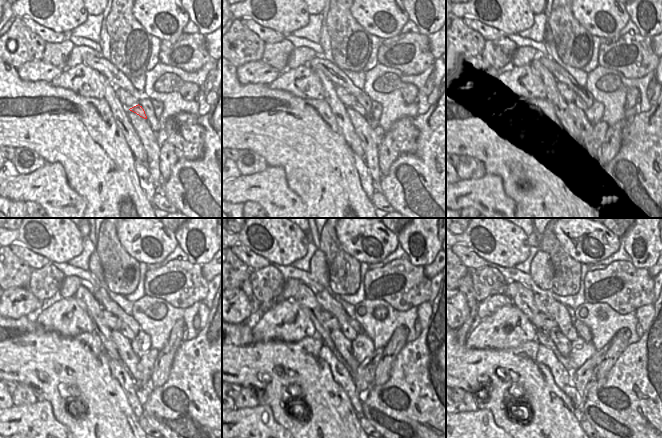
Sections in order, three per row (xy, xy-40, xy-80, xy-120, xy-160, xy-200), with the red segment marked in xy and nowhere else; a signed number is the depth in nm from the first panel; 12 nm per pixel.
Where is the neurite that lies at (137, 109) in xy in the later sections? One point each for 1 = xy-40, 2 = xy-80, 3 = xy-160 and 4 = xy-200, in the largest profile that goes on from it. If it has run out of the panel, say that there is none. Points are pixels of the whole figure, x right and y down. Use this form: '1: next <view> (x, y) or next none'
1: next xy-40 (357, 106)
2: next xy-80 (579, 102)
3: next xy-160 (324, 298)
4: next xy-200 (545, 304)

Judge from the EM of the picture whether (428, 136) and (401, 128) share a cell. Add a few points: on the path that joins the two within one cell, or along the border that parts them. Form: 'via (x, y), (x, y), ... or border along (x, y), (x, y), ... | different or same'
border along (412, 118), (418, 130), (416, 150), (405, 153) | different

